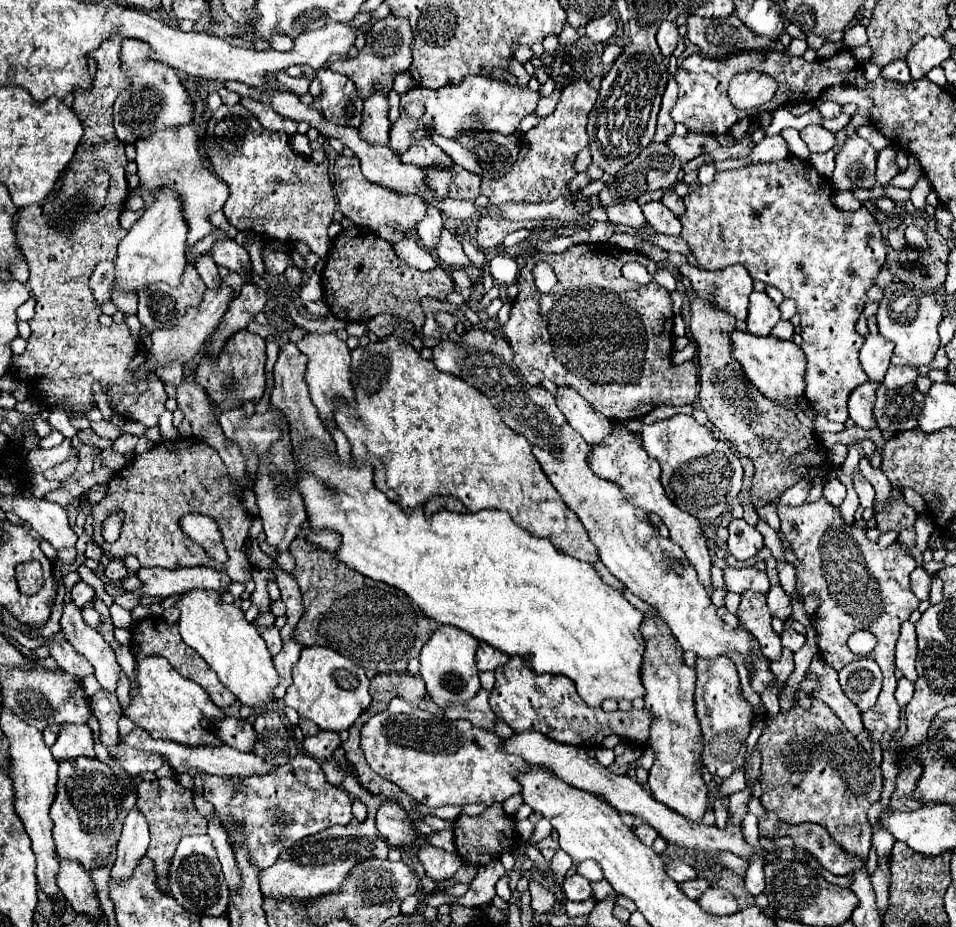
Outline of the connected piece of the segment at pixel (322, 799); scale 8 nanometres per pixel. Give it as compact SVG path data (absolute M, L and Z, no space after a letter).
M297 754L293 760L275 768L273 772L261 774L261 776L249 776L243 780L243 784L237 784L237 786L233 784L233 778L219 778L219 776L203 774L203 780L205 780L203 796L207 802L211 802L215 806L219 816L223 816L223 826L227 826L227 816L231 816L231 814L239 816L239 820L245 822L247 848L251 852L251 858L255 858L255 864L259 864L261 870L273 866L277 862L277 858L281 856L281 852L291 848L297 840L317 834L319 830L329 828L331 824L345 826L353 820L349 794L345 794L341 788L329 784L325 780L325 774L323 774L319 762L313 760L311 756L305 756L305 754Z

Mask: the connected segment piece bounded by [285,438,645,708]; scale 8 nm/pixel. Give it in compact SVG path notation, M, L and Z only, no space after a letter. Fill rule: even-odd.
M307 438L303 440L303 450L297 452L293 448L293 460L295 460L295 480L285 484L285 488L289 492L297 490L301 496L303 496L303 502L305 502L305 510L307 510L307 522L311 526L313 532L321 532L321 530L331 530L331 532L337 532L341 534L341 546L337 548L335 556L341 564L345 564L349 570L355 570L371 580L377 580L377 582L385 582L393 588L399 588L403 590L421 610L427 618L433 618L437 624L451 624L455 628L461 628L465 632L469 632L473 638L481 640L481 642L487 642L491 646L495 646L497 650L509 654L509 656L531 656L529 660L529 666L531 670L535 672L549 672L549 674L563 674L567 678L571 678L577 686L577 692L579 696L589 704L589 706L601 706L601 702L605 698L625 698L625 700L635 700L637 696L643 696L645 690L641 686L641 660L643 660L643 650L645 650L645 640L639 632L639 624L643 620L643 612L635 610L617 590L613 590L609 584L605 584L601 580L601 576L595 572L595 568L587 562L581 562L573 556L567 556L559 550L553 548L553 544L547 540L547 538L535 538L531 536L529 532L525 532L521 526L517 526L509 512L505 510L481 510L477 514L473 512L465 512L465 514L457 514L457 512L449 512L445 508L441 508L439 512L431 514L429 518L425 516L423 512L423 506L417 506L413 508L411 512L405 512L397 502L389 500L381 490L375 488L375 482L373 482L373 466L369 462L355 462L353 458L349 462L343 462L337 454L331 454L329 448L317 440L317 438Z

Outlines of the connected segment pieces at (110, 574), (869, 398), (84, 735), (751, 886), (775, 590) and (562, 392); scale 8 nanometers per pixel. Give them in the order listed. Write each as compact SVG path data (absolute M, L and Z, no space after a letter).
M111 560L105 568L105 576L109 582L117 582L117 580L123 580L127 578L127 568L125 568L125 562L123 560Z
M865 382L849 394L849 418L855 422L855 426L861 426L863 430L875 428L871 408L875 402L875 388L877 386L879 386L877 382Z
M63 724L57 742L51 746L55 760L75 760L77 756L95 756L93 752L93 732L87 724Z
M757 856L749 862L749 868L745 872L745 888L749 890L749 894L757 896L763 892L765 888L765 874L763 874L763 860Z
M771 586L766 594L767 606L773 616L787 620L791 616L791 600L781 586Z
M559 388L557 408L589 446L599 446L611 434L611 422L603 414L595 412L573 388Z

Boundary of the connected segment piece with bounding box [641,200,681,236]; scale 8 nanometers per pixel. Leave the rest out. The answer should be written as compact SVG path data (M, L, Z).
M659 200L655 202L647 202L641 206L643 208L643 214L647 218L647 222L661 234L679 234L681 232L681 222L679 218L667 210Z

